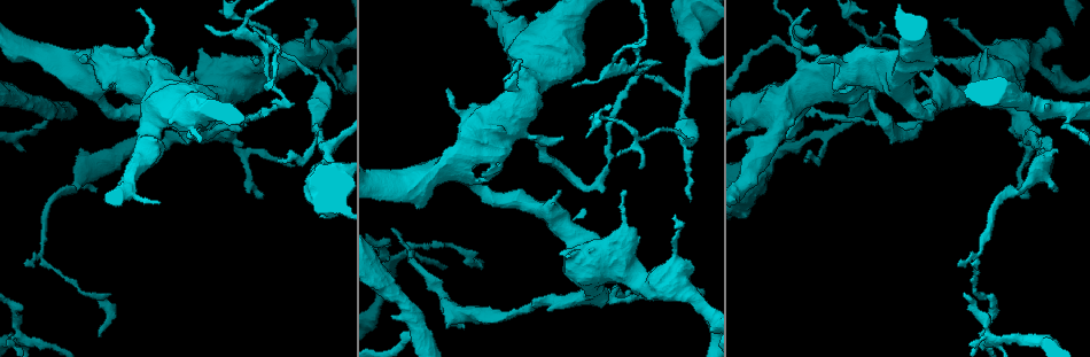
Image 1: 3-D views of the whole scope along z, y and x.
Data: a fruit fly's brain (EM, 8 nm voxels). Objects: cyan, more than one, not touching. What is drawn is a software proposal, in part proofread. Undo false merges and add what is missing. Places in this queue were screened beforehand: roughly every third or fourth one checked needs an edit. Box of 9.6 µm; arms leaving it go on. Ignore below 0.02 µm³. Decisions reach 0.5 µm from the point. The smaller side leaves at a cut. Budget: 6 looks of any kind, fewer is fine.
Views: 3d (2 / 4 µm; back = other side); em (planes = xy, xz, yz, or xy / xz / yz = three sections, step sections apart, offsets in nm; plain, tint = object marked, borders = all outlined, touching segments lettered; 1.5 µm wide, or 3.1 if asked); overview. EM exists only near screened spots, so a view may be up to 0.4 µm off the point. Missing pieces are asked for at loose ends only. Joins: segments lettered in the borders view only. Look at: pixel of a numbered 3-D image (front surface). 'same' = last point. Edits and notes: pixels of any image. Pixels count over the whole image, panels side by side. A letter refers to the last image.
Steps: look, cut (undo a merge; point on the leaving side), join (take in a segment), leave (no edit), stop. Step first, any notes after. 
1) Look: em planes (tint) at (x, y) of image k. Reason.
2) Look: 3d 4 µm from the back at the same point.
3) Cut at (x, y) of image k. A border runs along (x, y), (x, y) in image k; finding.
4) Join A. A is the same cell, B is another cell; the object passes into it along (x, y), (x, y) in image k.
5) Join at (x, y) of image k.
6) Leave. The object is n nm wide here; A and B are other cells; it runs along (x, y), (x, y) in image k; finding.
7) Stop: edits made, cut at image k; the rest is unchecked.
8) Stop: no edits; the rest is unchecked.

Look: em planes (plain) at (980, 334) of image 1. Branch stops here.

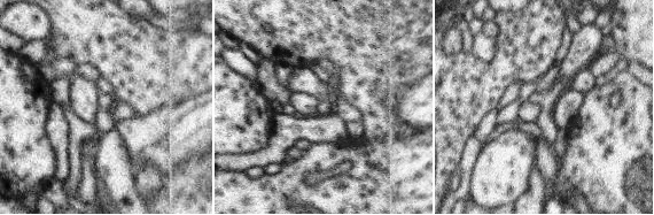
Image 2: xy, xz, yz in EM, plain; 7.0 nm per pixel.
Look: em planes (borders) at the same point. What lies round it.

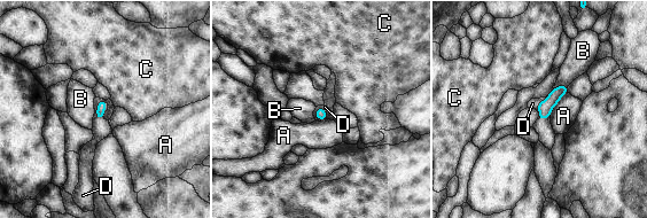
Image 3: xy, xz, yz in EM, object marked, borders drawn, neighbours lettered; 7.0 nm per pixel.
Join D. D is the same cell, A, B and C are other cells; the object passes into it along (102, 104), (98, 108), (101, 129) in image 3; it goes on there.

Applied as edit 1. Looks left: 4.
Look: overview.

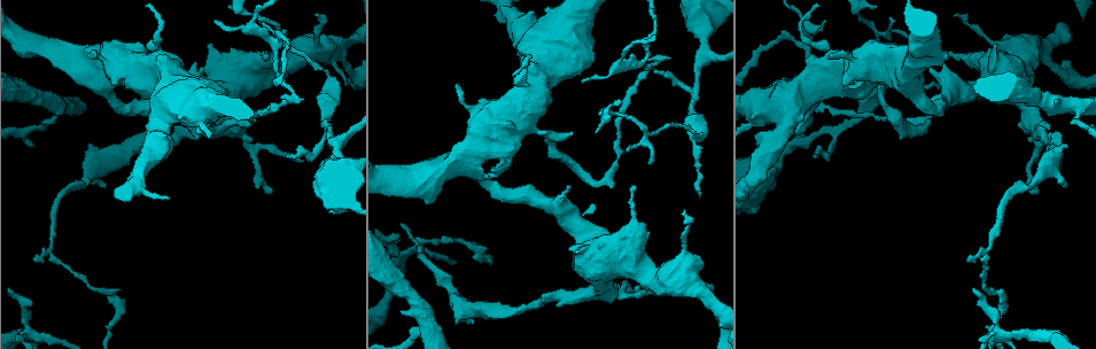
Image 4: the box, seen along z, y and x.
Look: em planes (borders) at (636, 187) of image 4. Branch stops here.

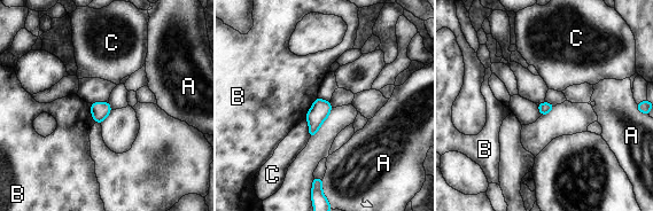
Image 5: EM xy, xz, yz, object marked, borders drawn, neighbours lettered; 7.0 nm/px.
Leave. The longest contact is with B, 180 nm; A, B and C are other cells; no lettered segment goes on from it.

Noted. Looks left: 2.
Look: em planes (borders) at (816, 154) of image 4. Branch stops here.

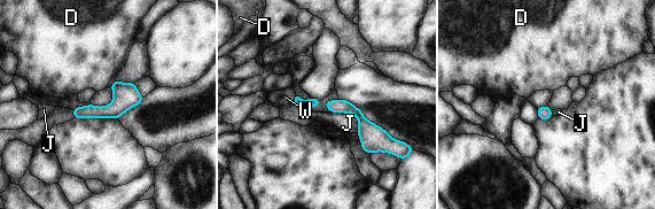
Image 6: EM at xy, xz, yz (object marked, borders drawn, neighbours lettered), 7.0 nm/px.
Join W. W is the same cell, D and J are other cells; the object passes into it along (312, 102), (294, 99), (285, 97) in image 6; the cell continues.

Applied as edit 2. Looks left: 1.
Stop: edits made, join at image 3, join at image 6; the rest is unchecked.

